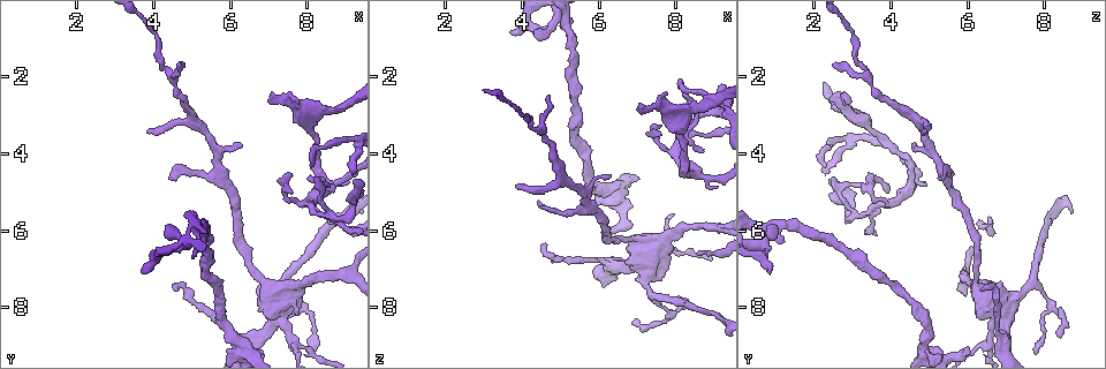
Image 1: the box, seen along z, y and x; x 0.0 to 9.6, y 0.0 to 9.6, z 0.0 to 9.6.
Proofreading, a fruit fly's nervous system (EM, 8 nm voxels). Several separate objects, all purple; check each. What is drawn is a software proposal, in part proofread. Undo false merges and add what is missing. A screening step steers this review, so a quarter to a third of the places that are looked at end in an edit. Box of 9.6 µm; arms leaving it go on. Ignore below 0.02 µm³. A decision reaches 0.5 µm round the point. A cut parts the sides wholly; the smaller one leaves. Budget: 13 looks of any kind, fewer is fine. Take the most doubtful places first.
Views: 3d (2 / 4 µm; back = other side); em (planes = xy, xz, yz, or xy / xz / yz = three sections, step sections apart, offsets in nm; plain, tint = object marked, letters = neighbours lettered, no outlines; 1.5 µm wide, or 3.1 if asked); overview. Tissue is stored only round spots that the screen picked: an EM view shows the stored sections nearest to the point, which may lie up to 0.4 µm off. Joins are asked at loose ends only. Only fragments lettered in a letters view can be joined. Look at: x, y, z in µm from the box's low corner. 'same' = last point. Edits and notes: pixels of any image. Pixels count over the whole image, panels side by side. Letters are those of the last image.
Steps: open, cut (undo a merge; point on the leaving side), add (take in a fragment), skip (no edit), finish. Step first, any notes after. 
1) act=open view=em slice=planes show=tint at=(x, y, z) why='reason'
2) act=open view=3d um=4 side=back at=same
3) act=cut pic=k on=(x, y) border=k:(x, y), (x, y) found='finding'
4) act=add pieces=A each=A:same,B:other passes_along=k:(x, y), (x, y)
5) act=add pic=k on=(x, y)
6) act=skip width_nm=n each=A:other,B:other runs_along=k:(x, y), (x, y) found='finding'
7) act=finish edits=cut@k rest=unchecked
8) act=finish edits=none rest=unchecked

act=open view=3d um=2 at=(3.75, 7.15, 0.80) why='free end'

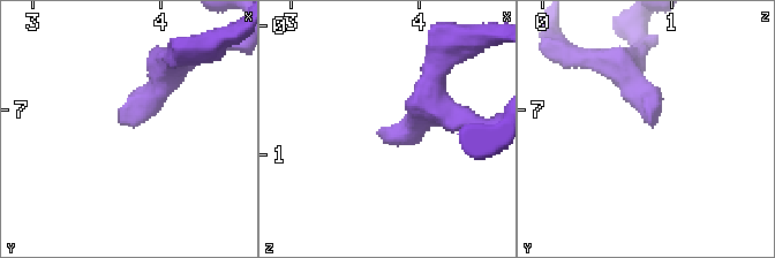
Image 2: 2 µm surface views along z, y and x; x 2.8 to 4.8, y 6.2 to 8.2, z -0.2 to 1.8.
act=open view=em slice=planes show=letters at=(3.72, 7.14, 0.82) why='need the tissue'

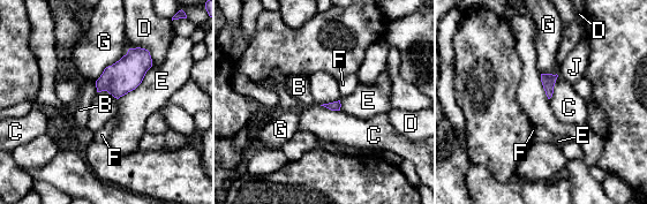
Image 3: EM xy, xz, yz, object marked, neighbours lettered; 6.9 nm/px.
act=skip each=B:other,C:other,D:other,E:other,F:other,G:other,J:other found='no lettered fragment goes on from it'

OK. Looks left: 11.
act=open view=3d um=2 at=(7.10, 2.50, 2.75)

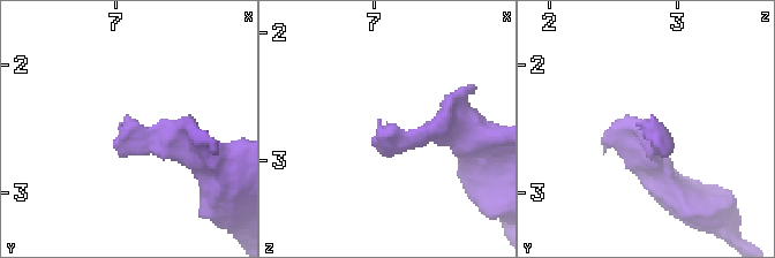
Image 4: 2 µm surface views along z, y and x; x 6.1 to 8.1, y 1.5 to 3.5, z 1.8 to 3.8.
act=open view=em slice=yz step=8 show=letters at=(7.02, 2.46, 2.78)

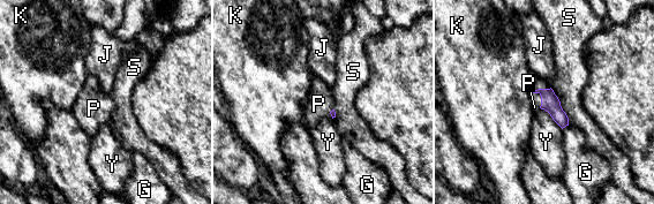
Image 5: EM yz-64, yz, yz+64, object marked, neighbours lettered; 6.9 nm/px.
act=open view=em slice=planes show=letters at=same

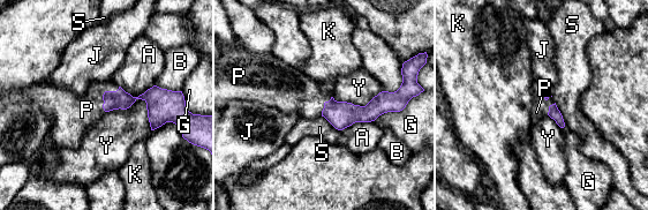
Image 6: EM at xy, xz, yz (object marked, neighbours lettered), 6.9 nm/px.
act=add pieces=P each=A:other,B:other,G:other,J:other,K:other,P:same,S:other,Y:other passes_along=6:(340, 114), (323, 109), (292, 91) found='it goes on there'

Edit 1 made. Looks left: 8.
act=open view=em slice=xz step=8 show=plain at=(3.90, 3.45, 4.80) why='an open end'

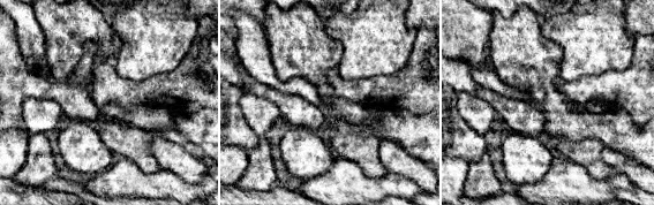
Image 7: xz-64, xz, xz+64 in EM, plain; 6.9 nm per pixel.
act=open view=em slice=xz step=8 show=tint at=same why='with the object marked'

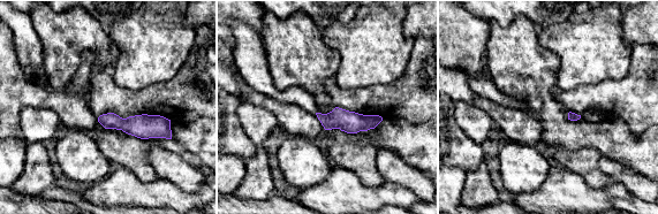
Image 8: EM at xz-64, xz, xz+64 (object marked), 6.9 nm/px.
act=open view=em slice=xz step=8 show=letters at=same why='see the neighbours'

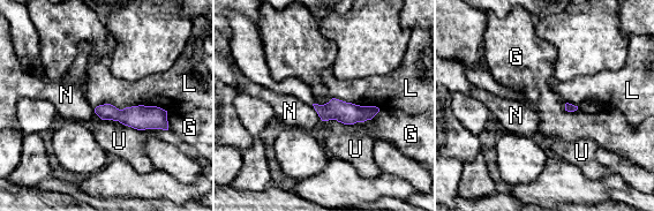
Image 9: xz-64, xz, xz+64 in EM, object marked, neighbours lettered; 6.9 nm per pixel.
act=skip longest_contact=L:500nm each=G:other,L:other,N:other,U:other found='no lettered fragment goes on from it'

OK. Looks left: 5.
act=open view=3d um=2 at=(6.25, 3.80, 4.55) why='free end'

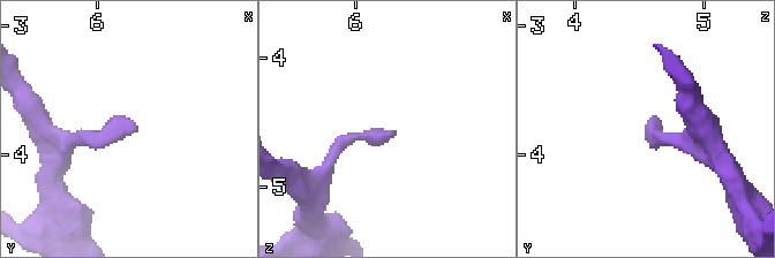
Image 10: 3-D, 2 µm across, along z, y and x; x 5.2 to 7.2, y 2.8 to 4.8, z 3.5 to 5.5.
act=open view=em slice=planes show=letters at=(6.24, 3.78, 4.56)

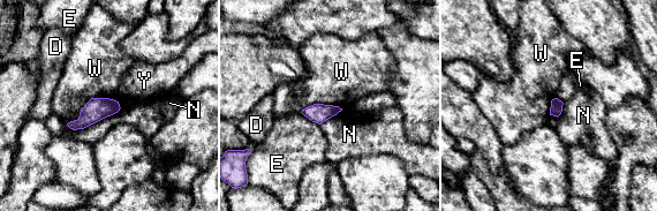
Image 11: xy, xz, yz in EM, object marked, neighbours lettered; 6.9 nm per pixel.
act=skip each=D:other,E:other,N:other,W:other,Y:other border=11:(121, 107), (91, 98), (66, 125) found='no lettered fragment goes on from it'

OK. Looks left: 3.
act=finish edits=add@6 rest=unchecked

